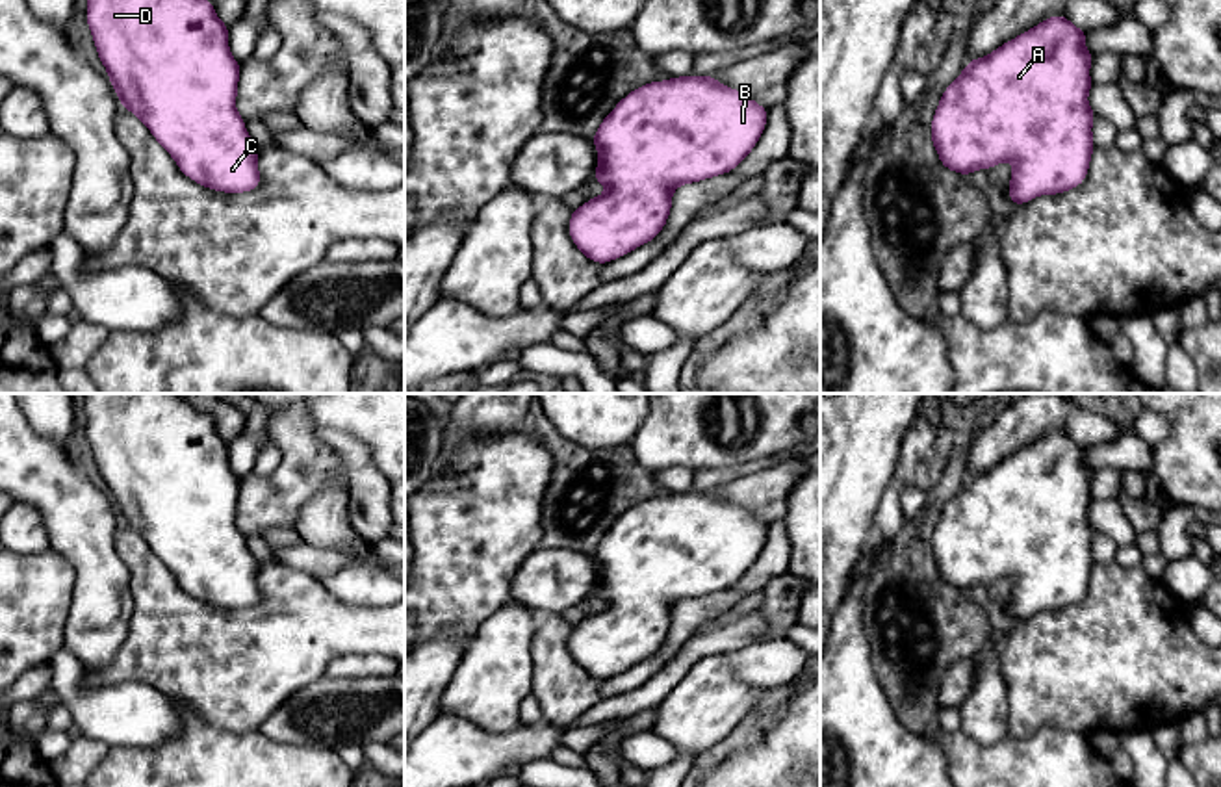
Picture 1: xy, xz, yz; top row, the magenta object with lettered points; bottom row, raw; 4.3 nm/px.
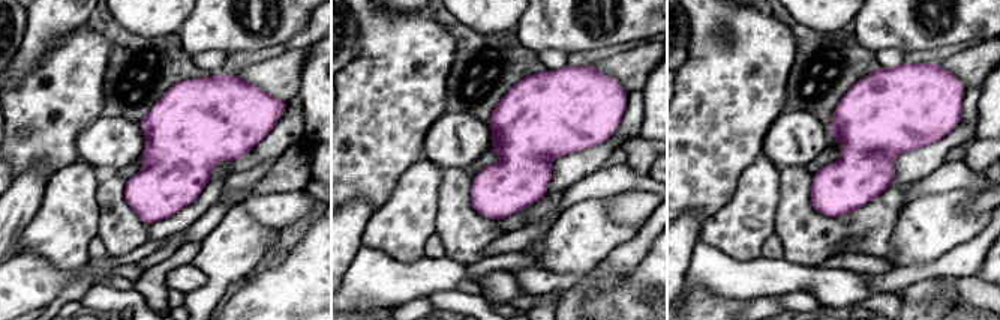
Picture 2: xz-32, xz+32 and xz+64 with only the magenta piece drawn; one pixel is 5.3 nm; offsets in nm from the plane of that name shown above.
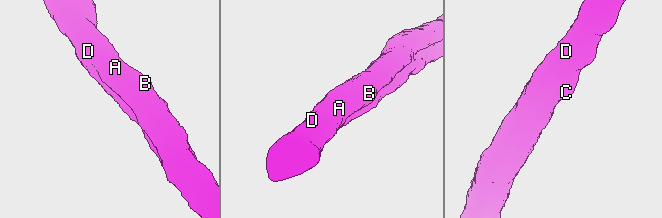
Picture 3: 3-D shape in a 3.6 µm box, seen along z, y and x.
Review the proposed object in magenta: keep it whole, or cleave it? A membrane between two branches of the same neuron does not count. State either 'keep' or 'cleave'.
keep

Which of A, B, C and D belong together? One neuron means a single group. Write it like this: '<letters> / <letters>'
A B C D

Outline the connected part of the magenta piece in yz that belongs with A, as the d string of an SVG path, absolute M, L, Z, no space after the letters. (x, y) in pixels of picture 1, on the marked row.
M1052 15L989 56L969 59L941 95L932 119L932 143L943 167L969 176L1011 161L1008 197L1015 206L1078 187L1095 148L1091 126L1097 115L1087 104L1095 85L1089 78L1093 58L1086 48L1086 30Z

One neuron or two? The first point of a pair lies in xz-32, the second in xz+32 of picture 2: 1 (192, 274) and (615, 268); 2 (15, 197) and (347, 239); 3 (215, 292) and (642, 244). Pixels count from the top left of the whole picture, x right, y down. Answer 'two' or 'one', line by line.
1: one
2: one
3: two

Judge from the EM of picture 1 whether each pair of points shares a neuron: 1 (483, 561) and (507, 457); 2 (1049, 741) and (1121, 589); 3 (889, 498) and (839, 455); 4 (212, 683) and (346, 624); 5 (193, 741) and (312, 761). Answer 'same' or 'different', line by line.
1: same
2: different
3: different
4: same
5: same

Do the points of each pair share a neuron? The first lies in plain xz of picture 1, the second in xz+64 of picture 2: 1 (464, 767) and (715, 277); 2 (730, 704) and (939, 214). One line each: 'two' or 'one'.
1: one
2: one

